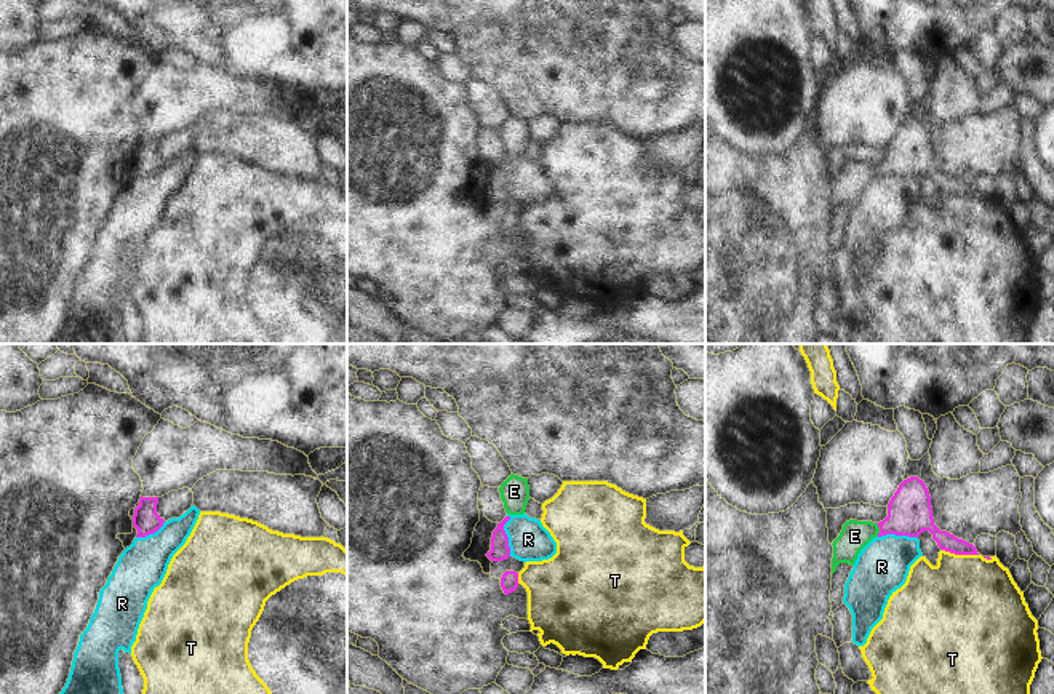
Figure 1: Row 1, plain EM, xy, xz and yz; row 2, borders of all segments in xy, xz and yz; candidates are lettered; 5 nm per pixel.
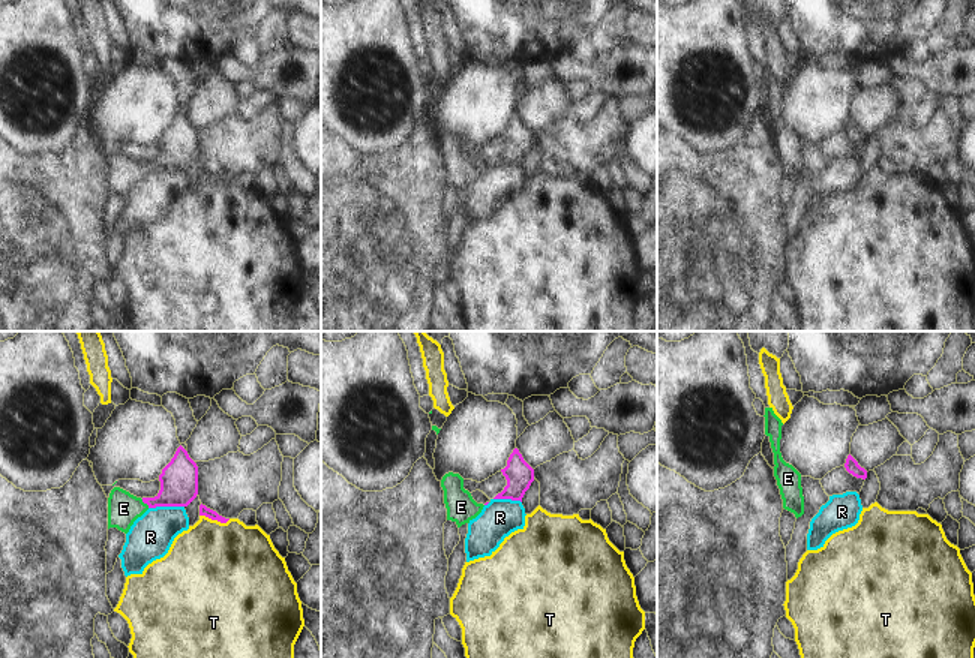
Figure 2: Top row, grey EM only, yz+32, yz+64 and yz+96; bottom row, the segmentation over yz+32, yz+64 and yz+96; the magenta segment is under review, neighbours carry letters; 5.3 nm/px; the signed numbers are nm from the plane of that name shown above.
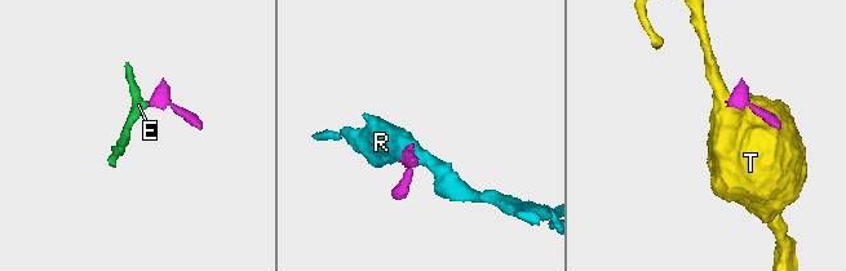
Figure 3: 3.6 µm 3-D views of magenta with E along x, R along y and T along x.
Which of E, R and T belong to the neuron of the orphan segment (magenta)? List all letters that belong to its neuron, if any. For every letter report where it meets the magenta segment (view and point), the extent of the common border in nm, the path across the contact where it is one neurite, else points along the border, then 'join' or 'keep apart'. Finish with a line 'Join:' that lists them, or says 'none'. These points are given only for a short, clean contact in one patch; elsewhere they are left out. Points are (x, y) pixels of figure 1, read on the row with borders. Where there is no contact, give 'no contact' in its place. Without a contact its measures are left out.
E: contact yz (880, 530); length 70 nm; way yz (909, 512), (899, 522), (880, 530), (867, 530), (854, 536); join
R: contact xz (506, 536); length 200 nm; border xz (507, 515), (509, 520), (504, 525), (504, 533), (511, 555); keep apart
T: contact yz (960, 554); length 190 nm; border yz (941, 549), (950, 554), (978, 555); keep apart
Join: E

